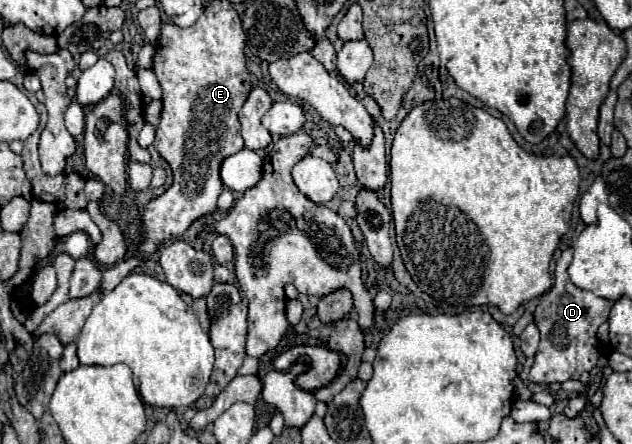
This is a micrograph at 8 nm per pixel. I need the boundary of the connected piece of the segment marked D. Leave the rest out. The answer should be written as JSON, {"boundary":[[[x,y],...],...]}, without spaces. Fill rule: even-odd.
{"boundary":[[[566,248],[560,260],[556,262],[552,296],[542,296],[544,302],[540,304],[534,316],[534,322],[542,334],[542,340],[536,352],[536,360],[530,368],[530,380],[538,384],[552,384],[552,382],[562,384],[570,378],[580,378],[580,374],[590,372],[598,364],[598,358],[600,358],[596,330],[602,322],[608,320],[612,304],[610,300],[588,296],[584,290],[576,288],[570,282],[568,272],[566,272],[570,262],[572,262],[572,248]],[[556,340],[560,340],[560,344],[554,344]]]}

